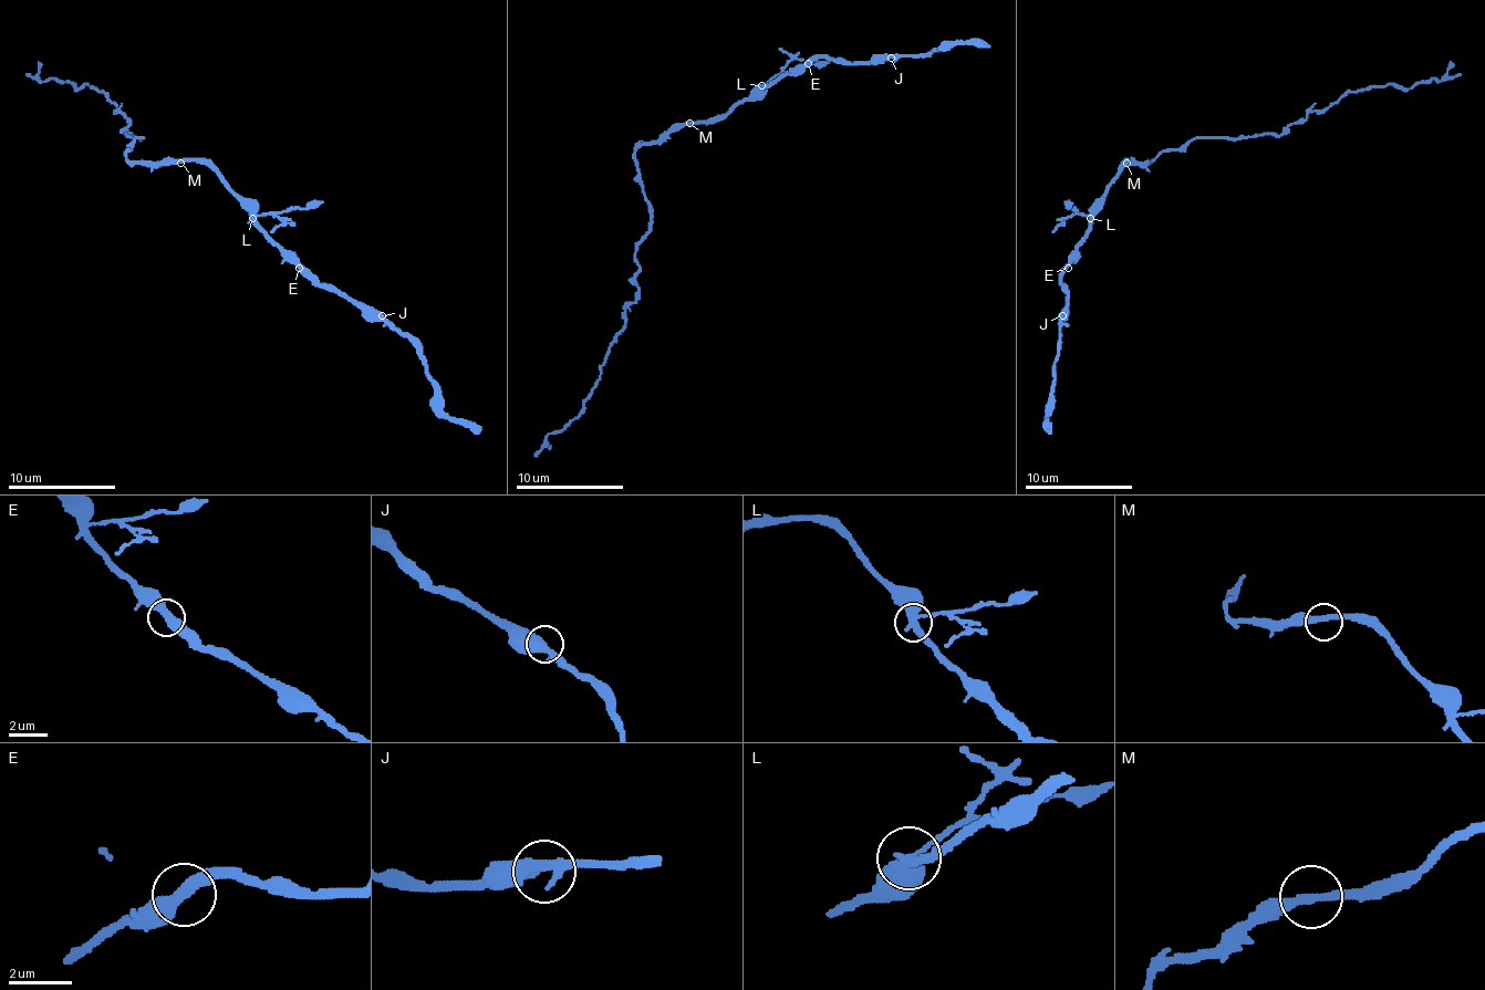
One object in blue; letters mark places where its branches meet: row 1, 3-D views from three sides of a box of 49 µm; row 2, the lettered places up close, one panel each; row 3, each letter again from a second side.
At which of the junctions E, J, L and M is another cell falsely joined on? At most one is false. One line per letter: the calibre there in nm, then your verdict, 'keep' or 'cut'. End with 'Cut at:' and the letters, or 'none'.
E: 400 nm thick; keep
J: 360 nm thick; keep
L: 320 nm thick; cut
M: 280 nm thick; keep
Cut at: L

